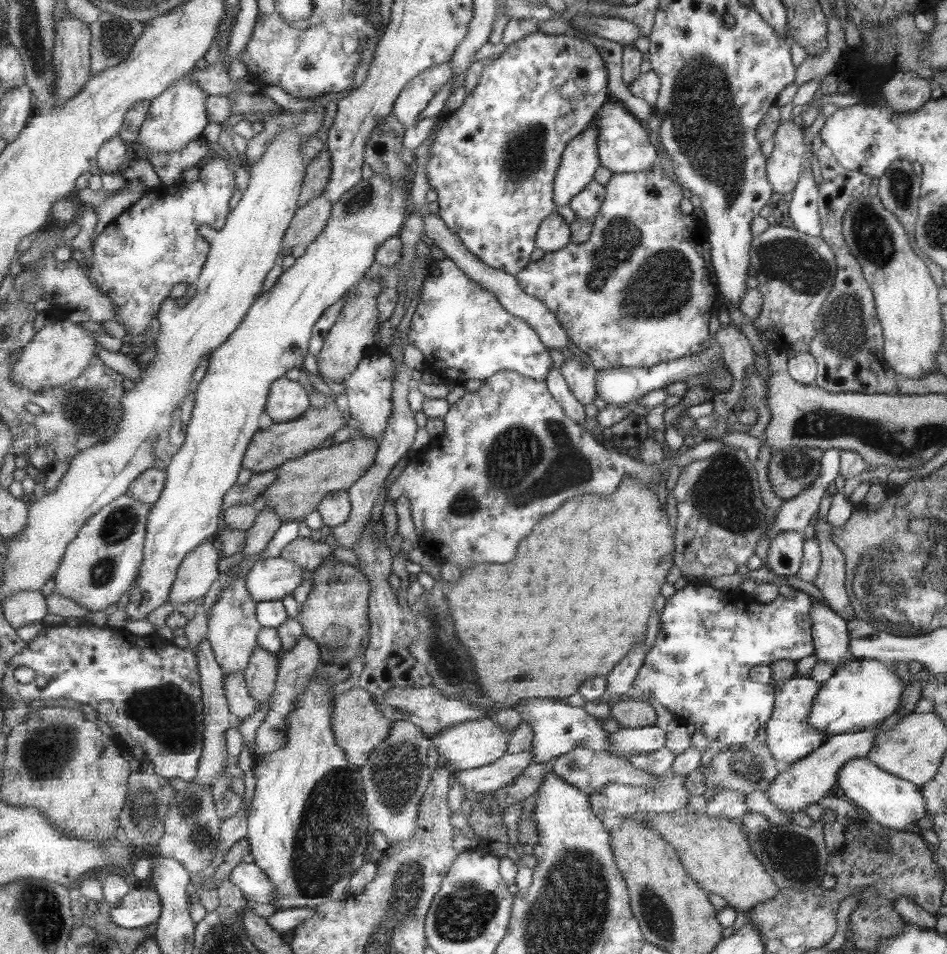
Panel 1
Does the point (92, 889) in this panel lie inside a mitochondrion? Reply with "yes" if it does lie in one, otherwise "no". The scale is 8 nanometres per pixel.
no

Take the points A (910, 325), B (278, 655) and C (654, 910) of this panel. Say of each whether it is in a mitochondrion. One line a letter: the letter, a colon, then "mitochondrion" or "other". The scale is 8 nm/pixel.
A: other
B: other
C: mitochondrion

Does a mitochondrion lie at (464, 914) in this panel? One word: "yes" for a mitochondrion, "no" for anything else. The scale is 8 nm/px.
yes

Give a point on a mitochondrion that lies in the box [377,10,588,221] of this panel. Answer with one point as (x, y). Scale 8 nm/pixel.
(523, 156)

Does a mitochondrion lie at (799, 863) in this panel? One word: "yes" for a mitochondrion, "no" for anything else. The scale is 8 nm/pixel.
yes

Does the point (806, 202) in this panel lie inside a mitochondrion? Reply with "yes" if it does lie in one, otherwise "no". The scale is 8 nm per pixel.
no

